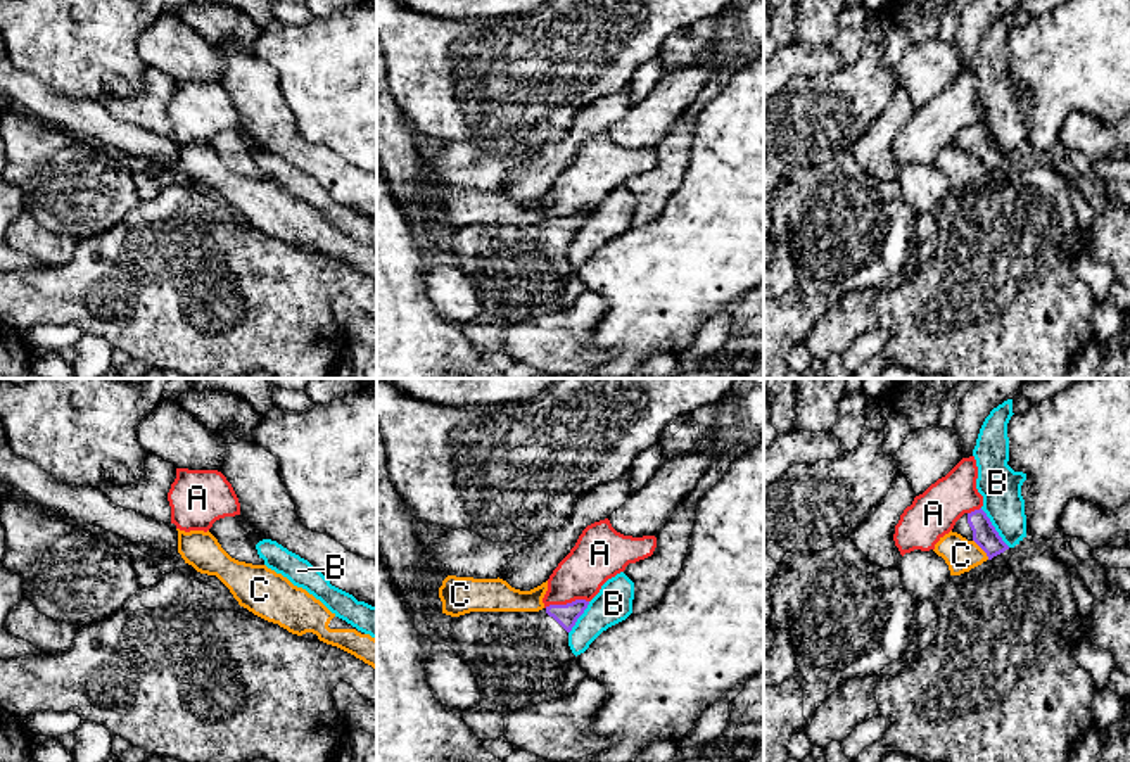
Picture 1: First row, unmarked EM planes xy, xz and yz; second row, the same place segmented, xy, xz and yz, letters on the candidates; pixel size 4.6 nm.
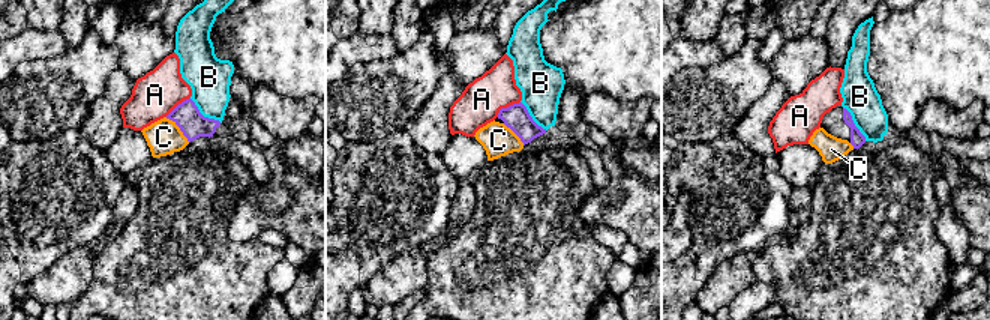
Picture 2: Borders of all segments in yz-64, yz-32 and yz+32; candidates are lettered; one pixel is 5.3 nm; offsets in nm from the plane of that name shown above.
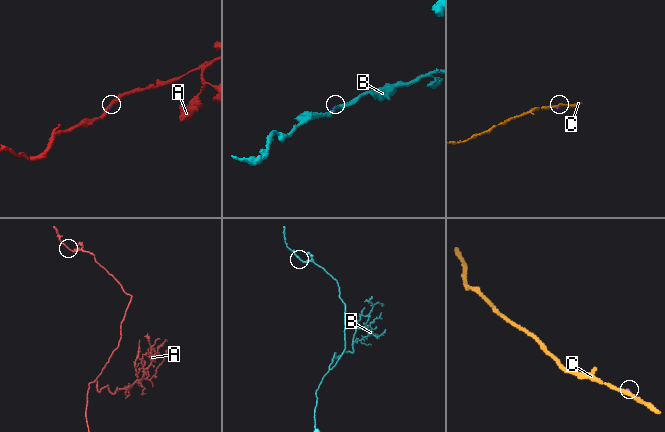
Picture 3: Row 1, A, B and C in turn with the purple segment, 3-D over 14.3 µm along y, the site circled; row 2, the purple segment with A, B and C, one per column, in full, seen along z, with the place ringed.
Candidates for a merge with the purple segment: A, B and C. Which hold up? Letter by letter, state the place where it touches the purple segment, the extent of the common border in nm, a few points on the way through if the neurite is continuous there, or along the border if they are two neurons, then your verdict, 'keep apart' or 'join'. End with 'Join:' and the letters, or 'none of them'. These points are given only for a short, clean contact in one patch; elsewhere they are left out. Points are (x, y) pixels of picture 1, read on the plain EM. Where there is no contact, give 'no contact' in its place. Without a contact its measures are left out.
A: contact xz (567, 216); length 220 nm; border xz (588, 213), (550, 216), (545, 220); keep apart
B: contact yz (994, 140); length 240 nm; border yz (980, 121), (1009, 159); keep apart
C: contact yz (982, 161); length 120 nm; keep apart
Join: none of them

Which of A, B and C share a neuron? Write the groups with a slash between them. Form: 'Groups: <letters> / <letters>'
Groups: A / B / C

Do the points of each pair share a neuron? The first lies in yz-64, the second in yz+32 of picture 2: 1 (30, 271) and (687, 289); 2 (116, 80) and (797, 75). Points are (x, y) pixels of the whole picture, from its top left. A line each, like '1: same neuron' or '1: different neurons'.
1: same neuron
2: different neurons

